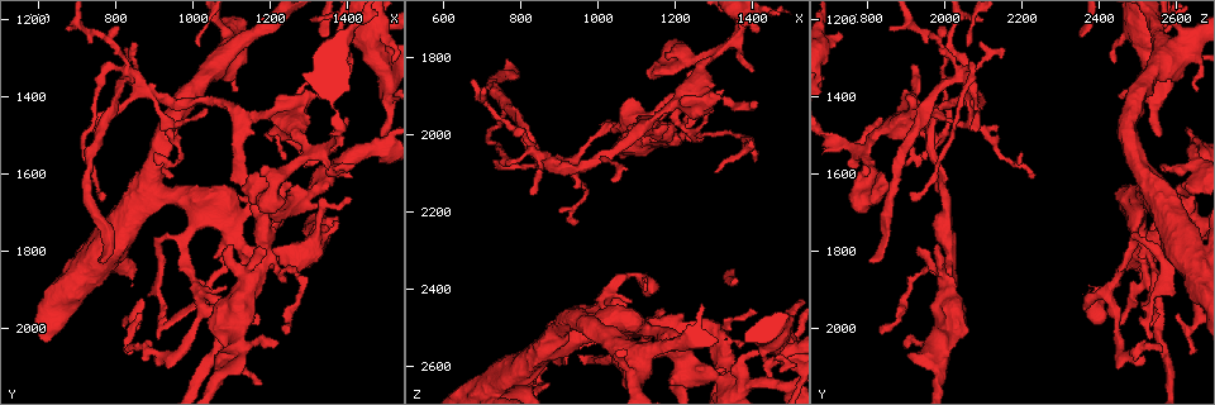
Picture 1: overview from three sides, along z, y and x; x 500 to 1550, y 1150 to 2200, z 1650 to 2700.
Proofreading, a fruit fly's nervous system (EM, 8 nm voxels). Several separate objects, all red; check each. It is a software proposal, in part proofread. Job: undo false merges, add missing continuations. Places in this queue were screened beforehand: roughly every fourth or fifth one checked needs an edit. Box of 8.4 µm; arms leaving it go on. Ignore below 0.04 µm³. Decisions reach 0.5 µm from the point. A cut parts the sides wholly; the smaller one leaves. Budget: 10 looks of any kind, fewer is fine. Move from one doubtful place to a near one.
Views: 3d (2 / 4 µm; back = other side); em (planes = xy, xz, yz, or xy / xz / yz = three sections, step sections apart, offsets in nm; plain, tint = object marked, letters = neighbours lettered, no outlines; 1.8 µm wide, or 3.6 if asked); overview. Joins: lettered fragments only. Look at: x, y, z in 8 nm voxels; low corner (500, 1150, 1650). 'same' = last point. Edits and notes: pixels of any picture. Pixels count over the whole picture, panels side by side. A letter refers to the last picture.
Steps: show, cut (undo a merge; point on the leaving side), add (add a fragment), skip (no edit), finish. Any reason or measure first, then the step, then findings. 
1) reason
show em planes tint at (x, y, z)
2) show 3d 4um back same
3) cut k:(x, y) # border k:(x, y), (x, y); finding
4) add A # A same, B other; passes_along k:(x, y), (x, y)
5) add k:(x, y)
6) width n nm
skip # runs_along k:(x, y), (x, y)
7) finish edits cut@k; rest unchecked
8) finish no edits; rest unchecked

an open end
show 3d 2um back at (765, 1830, 1805)

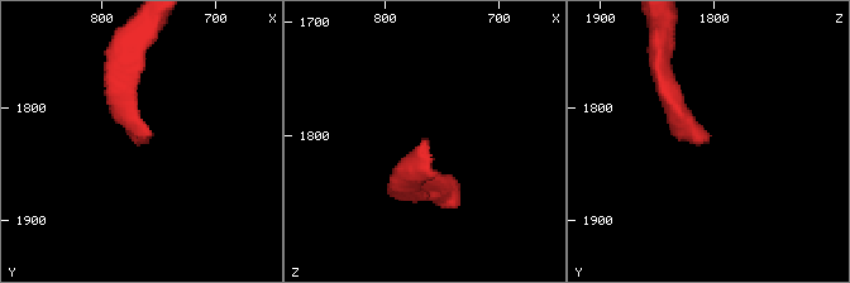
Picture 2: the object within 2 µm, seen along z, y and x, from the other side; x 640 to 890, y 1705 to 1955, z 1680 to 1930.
shape alone is not enough
show em yz step 4 letters at (760, 1824, 1804)

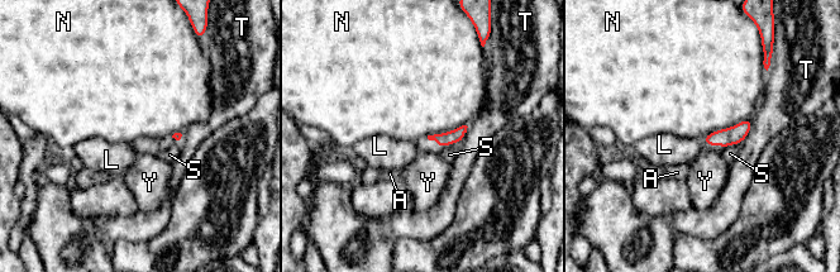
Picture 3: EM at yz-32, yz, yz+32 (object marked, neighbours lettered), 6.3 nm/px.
show em planes letters same

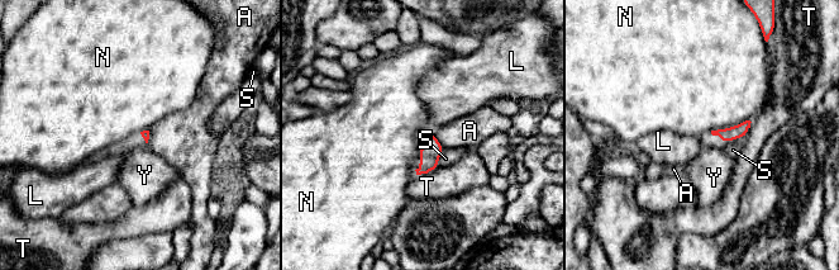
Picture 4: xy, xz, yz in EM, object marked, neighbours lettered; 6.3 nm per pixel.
skip # A other, L other, N other, S other, T other, Y other; border 4:(751, 121), (711, 131); no lettered fragment goes on from it

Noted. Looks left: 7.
abrupt turn
show 3d 2um at (825, 1355, 2030)

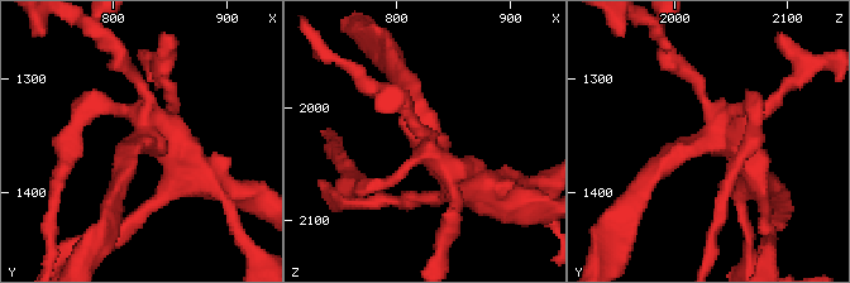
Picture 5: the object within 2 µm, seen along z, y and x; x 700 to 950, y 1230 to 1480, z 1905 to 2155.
show em xy step 8 tint at (826, 1360, 2032)

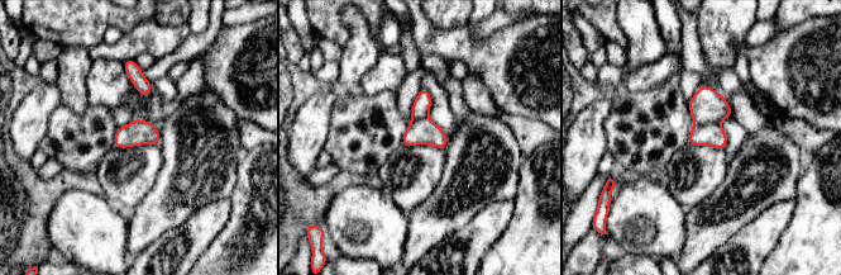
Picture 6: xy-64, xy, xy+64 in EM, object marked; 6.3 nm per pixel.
show em planes letters same

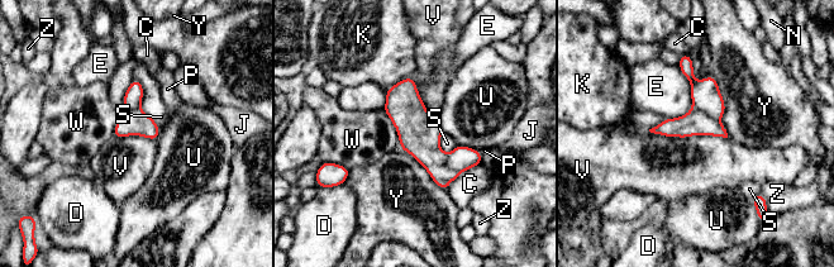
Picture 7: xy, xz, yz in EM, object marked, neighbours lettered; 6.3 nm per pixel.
cut 7:(705, 94) # C other, D other, E other, J other, K other, N other, P other, S other, U other, V other, W other, Y other, Z other; two cells meet here

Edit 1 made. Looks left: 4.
touches itself
show em planes letters at (930, 1940, 2530)

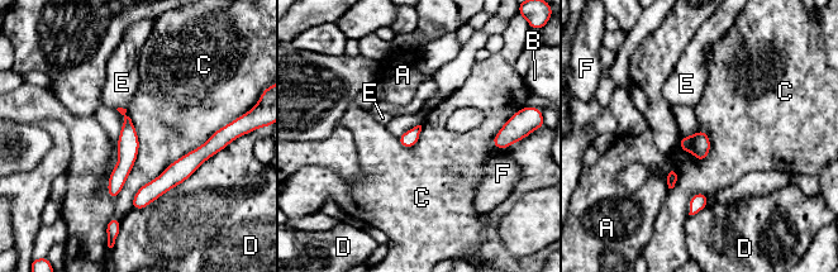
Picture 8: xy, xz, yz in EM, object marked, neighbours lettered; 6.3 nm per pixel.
longest_contact C 800 nm
skip # A other, B other, C other, D other, E other, F other; runs_along 8:(127, 120), (127, 160), (113, 194); continuous, no second cell

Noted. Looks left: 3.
show 3d 2um back at (1230, 1680, 2585)

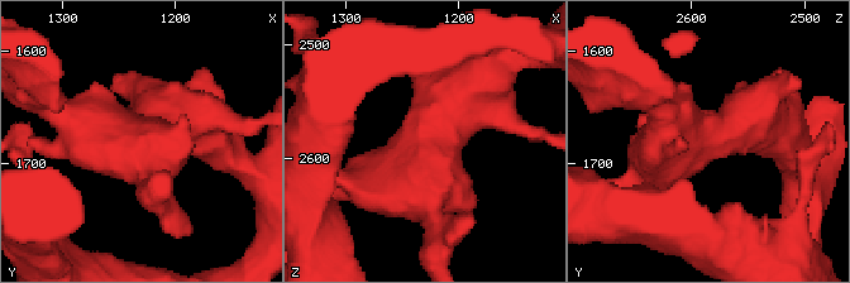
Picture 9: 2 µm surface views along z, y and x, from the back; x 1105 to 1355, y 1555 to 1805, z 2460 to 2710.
now the EM
show em yz step 16 letters at (1236, 1672, 2592)

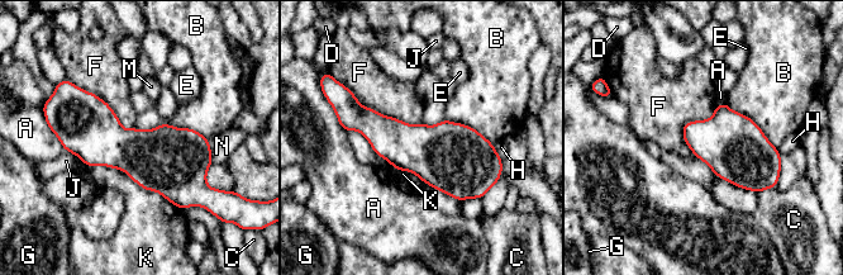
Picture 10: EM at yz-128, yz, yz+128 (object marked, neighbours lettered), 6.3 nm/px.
skip # A other, B other, C other, D other, E other, F other, G other, H other, J other, K other, M other, N other; border 10:(163, 122), (147, 129), (134, 127); all the same cell

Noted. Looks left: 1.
finish edits cut@7; rest unchecked

